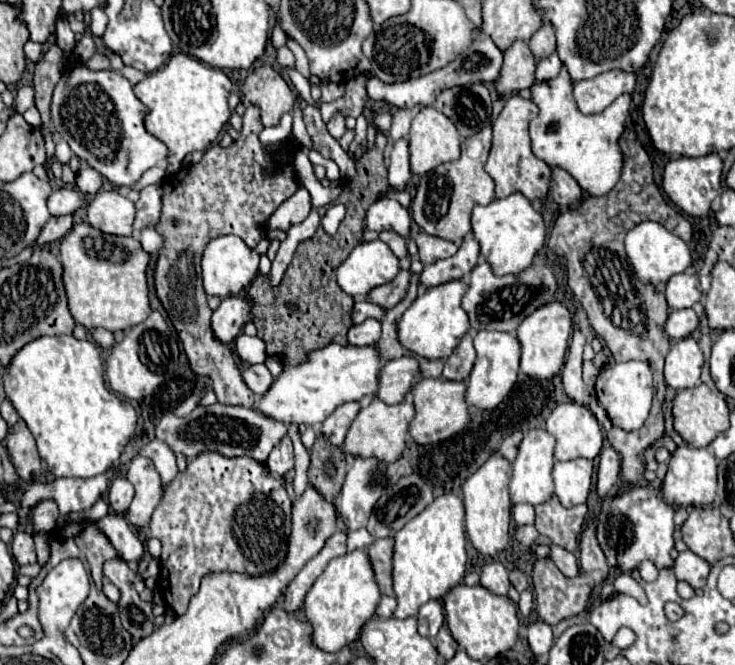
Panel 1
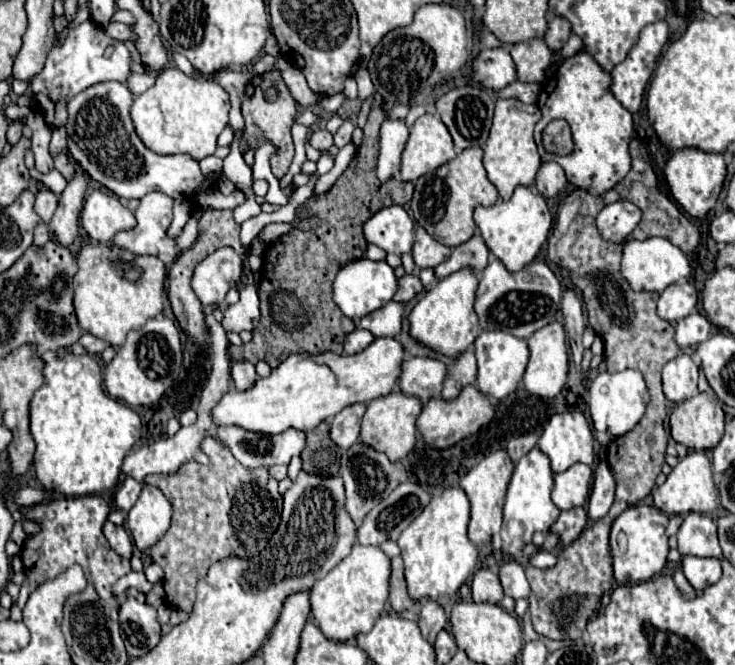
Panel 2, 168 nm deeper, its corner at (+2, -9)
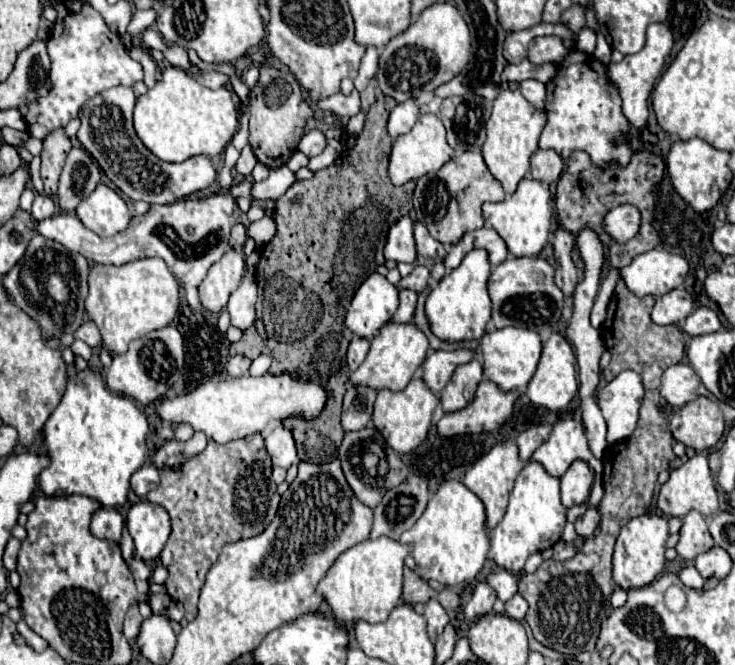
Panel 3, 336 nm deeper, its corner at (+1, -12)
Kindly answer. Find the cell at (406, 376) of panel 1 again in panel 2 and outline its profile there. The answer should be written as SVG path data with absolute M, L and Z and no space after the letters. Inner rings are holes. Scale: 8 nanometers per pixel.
M405 357L403 371L399 377L399 389L407 395L419 397L427 403L441 395L445 379L445 363L433 357Z

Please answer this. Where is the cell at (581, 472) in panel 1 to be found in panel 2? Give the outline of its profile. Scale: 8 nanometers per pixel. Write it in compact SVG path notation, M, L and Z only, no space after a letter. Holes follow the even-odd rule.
M575 463L563 473L555 475L555 489L553 489L553 503L561 511L569 511L573 507L585 505L591 487L591 467L583 463Z

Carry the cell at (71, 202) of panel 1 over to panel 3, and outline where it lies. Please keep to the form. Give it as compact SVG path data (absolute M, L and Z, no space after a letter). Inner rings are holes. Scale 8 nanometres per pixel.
M36 194L34 204L32 204L32 216L36 220L46 220L46 218L50 218L54 214L56 214L54 200L50 196L46 196L46 194Z

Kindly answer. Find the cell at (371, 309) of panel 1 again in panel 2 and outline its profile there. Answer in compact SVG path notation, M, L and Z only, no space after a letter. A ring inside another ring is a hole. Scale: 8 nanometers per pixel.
M389 301L375 313L369 313L363 317L357 327L371 331L375 337L397 337L401 331L401 321L403 321L405 305L399 301Z

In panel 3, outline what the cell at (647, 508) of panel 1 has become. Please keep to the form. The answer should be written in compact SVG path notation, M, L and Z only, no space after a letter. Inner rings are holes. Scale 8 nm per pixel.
M644 514L638 518L632 518L622 530L616 540L614 548L614 582L622 590L630 588L640 588L650 584L664 568L664 550L666 550L666 540L668 540L668 520L664 516L656 514Z

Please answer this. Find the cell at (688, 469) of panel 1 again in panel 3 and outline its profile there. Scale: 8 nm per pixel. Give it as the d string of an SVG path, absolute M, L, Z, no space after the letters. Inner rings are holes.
M696 454L686 464L682 464L678 470L672 470L668 482L660 488L656 504L664 512L664 516L668 516L668 518L670 516L682 518L690 510L698 510L704 516L716 514L718 512L718 492L716 492L714 482L712 482L712 474L710 474L710 468L708 468L708 458L704 454Z

